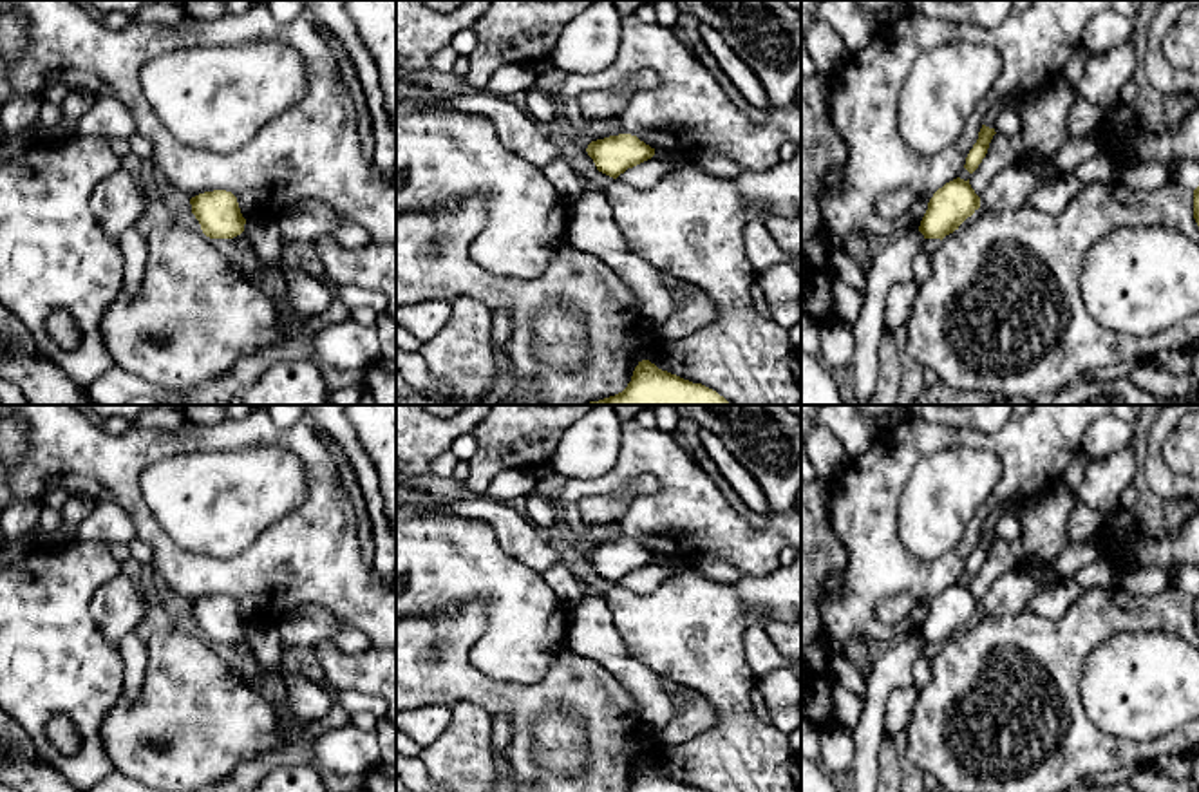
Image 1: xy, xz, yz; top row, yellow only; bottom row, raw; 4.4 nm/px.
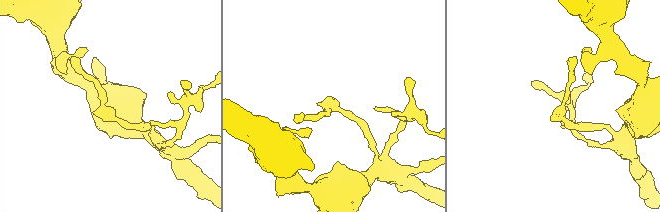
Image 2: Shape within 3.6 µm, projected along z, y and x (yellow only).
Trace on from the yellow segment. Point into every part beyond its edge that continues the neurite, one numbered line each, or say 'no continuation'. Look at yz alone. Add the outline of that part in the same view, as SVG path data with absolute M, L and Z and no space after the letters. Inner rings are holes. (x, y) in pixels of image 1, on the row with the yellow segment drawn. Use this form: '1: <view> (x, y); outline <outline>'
no continuation

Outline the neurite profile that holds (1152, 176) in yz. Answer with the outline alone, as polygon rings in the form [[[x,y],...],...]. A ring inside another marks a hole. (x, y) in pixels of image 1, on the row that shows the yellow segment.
[[[1161,161],[1139,163],[1121,170],[1119,179],[1132,190],[1154,192],[1172,179],[1172,168]]]

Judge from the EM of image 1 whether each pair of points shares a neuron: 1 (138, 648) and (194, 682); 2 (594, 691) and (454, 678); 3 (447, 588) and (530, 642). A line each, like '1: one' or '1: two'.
1: two
2: one
3: one

